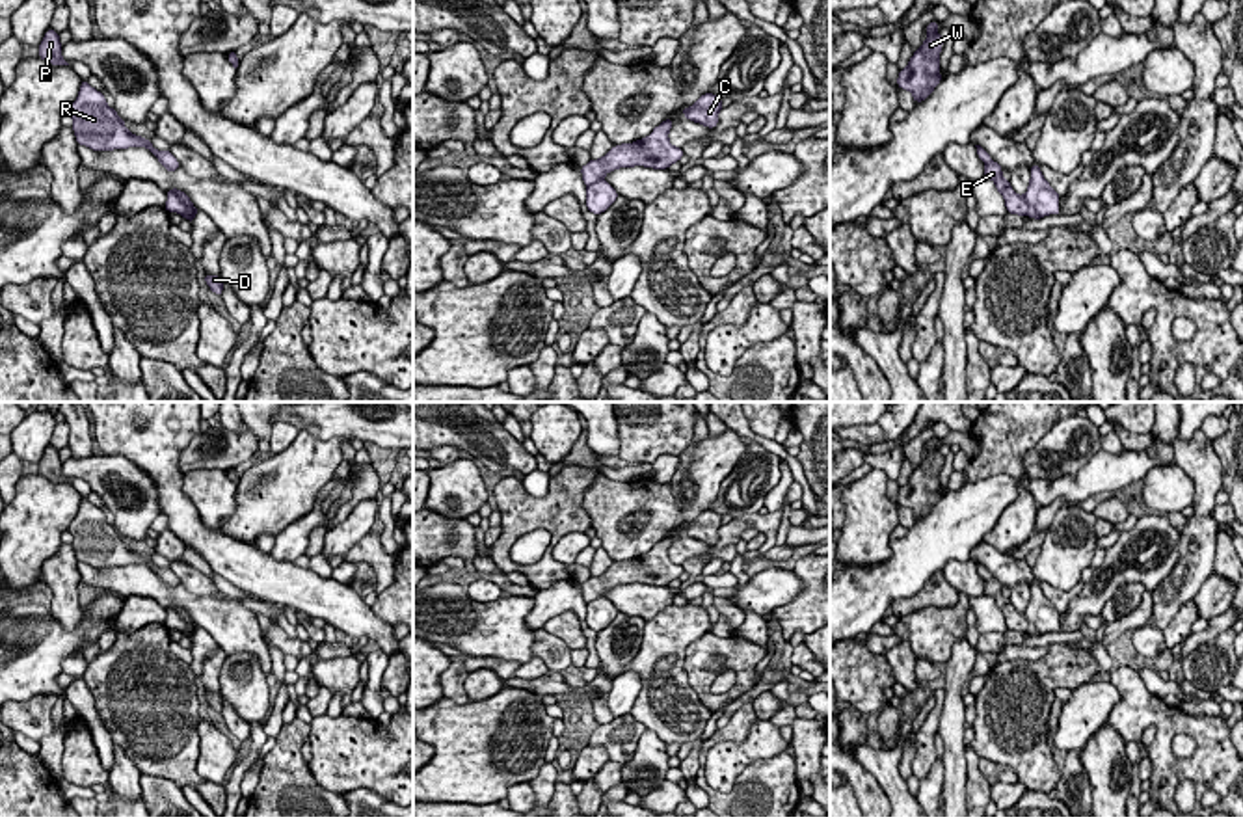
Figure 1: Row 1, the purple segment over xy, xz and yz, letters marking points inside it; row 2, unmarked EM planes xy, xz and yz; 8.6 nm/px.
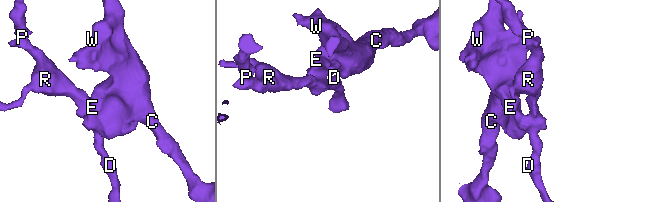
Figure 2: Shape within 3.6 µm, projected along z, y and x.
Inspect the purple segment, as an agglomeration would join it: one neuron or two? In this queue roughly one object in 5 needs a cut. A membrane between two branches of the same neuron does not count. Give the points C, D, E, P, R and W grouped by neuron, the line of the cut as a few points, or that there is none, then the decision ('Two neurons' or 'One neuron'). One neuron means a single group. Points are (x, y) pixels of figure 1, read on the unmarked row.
Groups: C E W / D P R. Split along yz (1022, 613), (1028, 631). Two neurons

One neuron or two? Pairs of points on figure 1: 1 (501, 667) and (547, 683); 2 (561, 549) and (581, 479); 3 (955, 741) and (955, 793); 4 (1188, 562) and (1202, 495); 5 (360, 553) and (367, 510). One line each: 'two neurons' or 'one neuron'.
1: two neurons
2: two neurons
3: one neuron
4: one neuron
5: two neurons

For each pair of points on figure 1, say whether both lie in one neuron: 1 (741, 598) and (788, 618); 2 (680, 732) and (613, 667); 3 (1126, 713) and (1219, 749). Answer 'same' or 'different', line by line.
1: different
2: different
3: same

